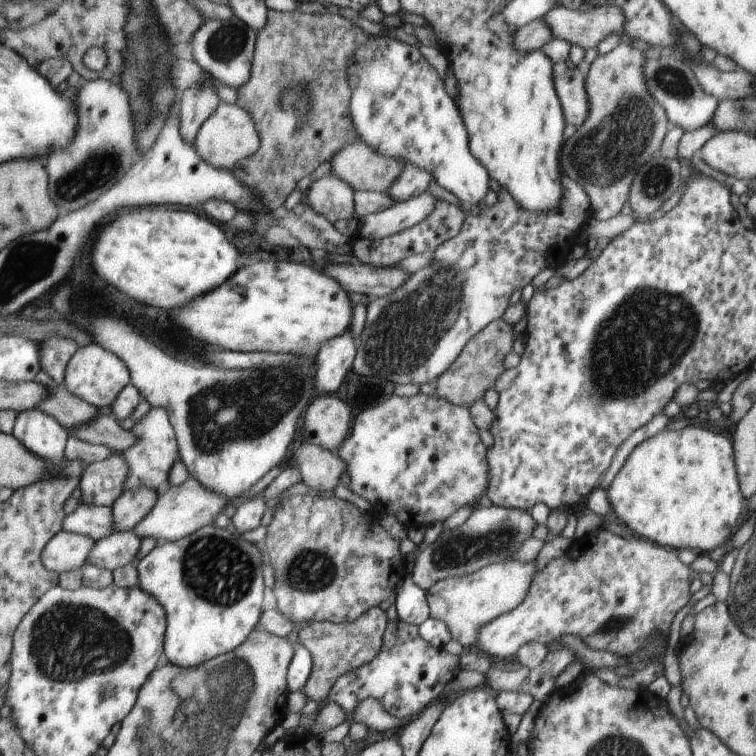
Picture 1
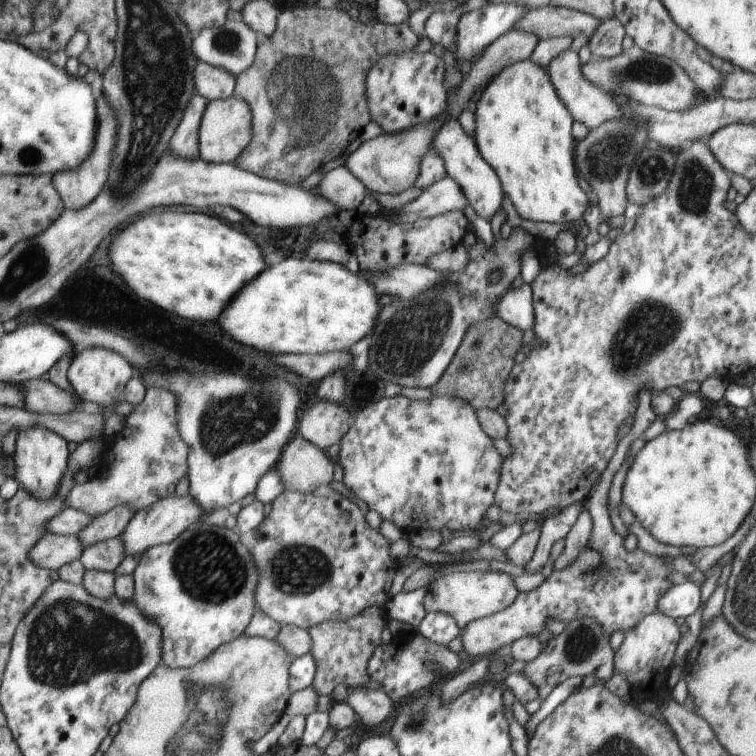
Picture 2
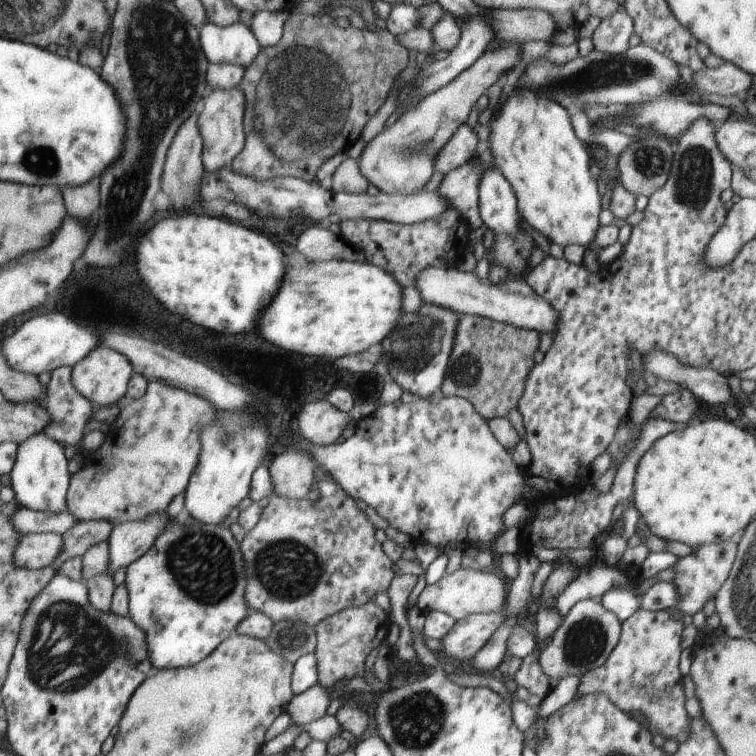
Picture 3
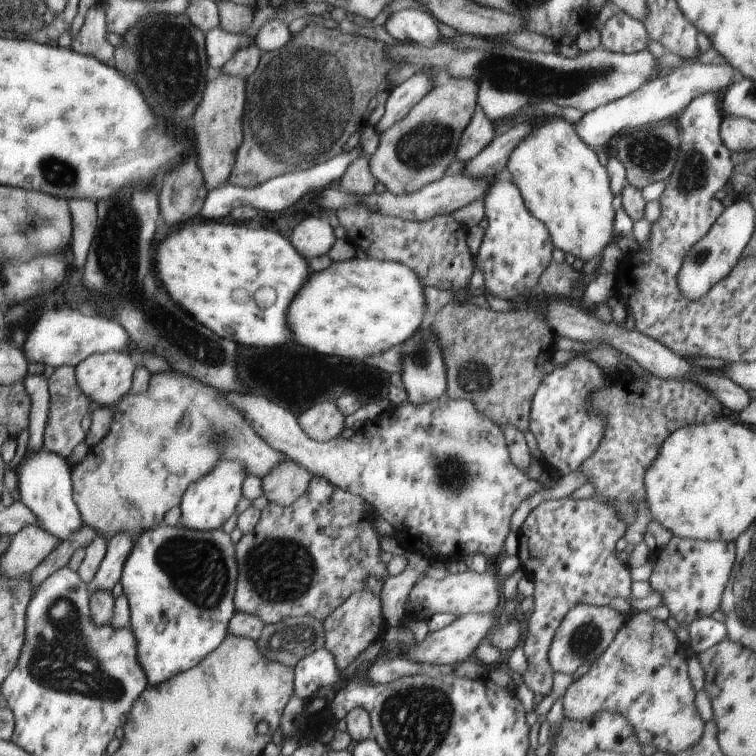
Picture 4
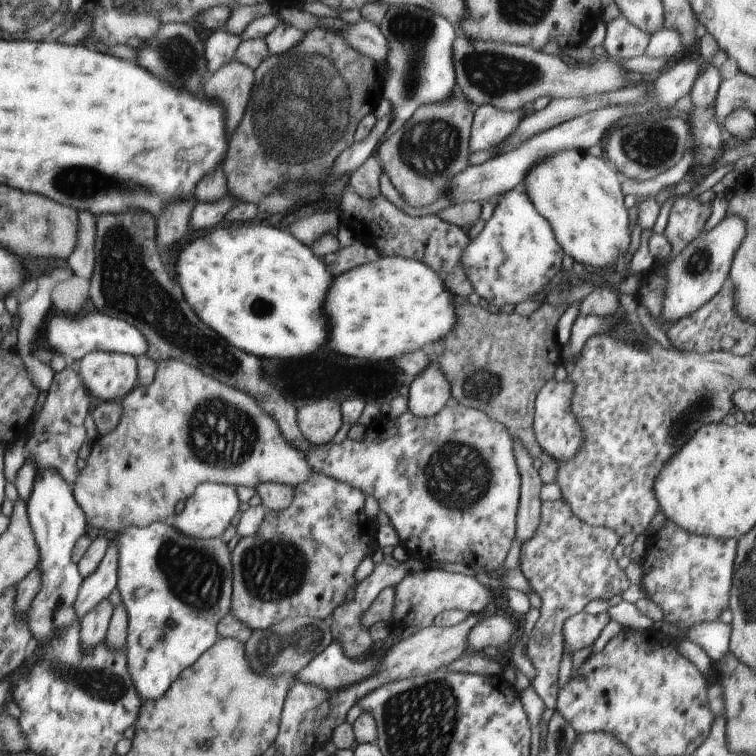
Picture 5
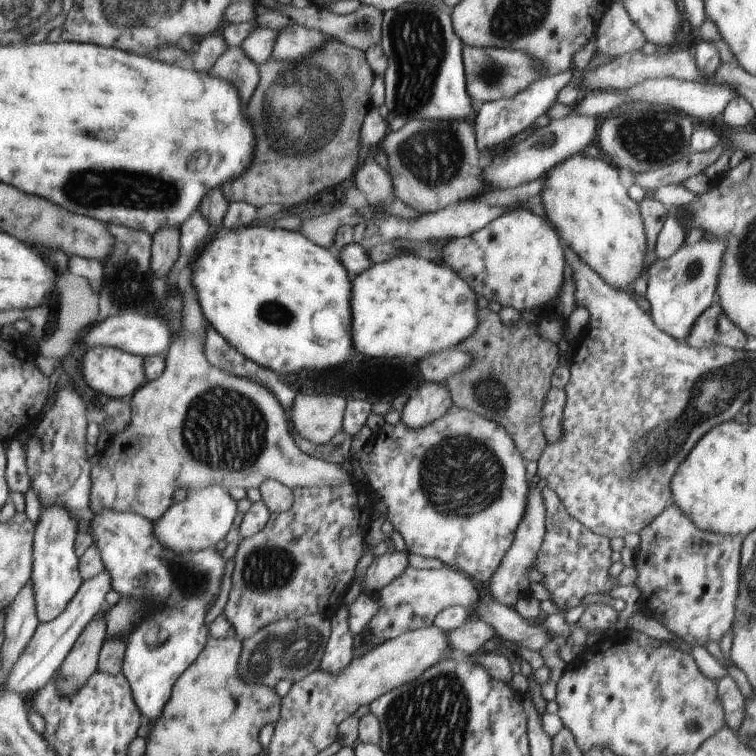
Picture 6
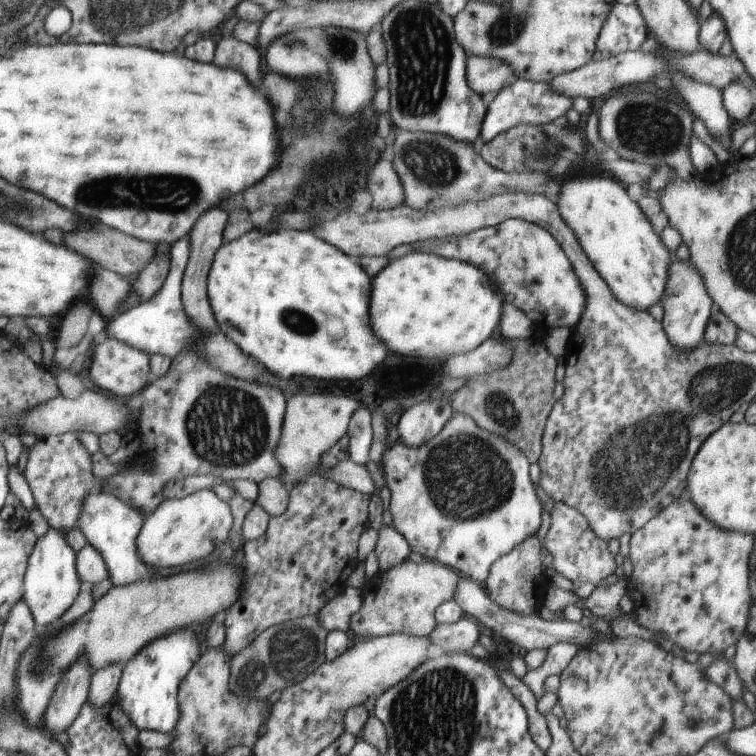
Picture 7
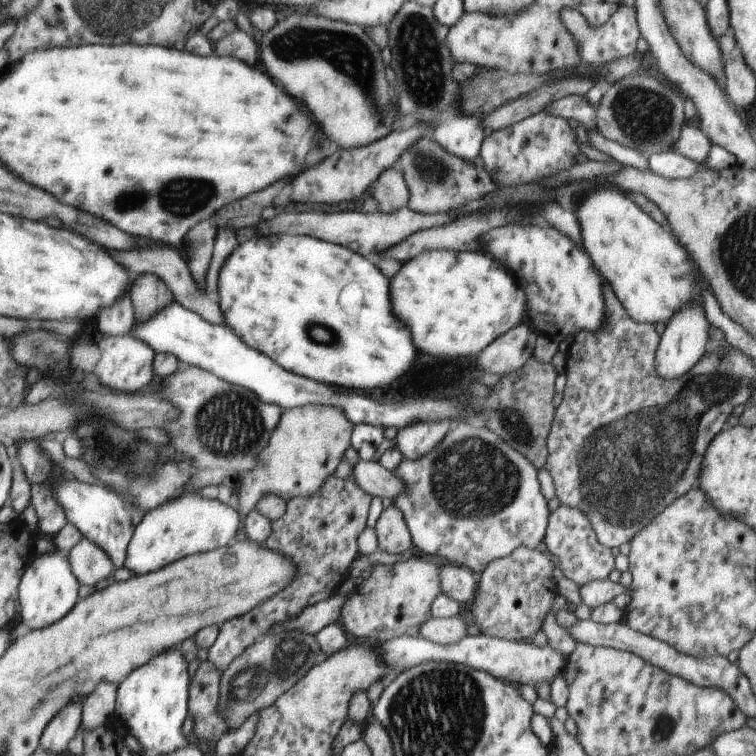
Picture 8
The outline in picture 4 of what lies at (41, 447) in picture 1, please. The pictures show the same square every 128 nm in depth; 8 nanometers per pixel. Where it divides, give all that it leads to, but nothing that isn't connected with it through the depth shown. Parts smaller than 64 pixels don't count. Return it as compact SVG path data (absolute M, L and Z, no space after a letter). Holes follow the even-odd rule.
M44 448L34 454L24 454L15 472L18 474L20 500L36 516L38 527L48 531L48 534L54 534L59 542L79 533L84 526L83 515L80 514L78 504L72 500L74 478L70 478L68 464L60 458L60 454Z

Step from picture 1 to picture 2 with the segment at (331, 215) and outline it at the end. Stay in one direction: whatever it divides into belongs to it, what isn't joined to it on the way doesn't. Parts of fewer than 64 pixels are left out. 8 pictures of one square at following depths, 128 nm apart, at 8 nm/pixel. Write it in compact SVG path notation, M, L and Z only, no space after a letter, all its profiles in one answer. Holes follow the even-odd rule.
M344 165L323 174L320 181L320 196L330 200L339 210L357 209L366 195L366 186Z

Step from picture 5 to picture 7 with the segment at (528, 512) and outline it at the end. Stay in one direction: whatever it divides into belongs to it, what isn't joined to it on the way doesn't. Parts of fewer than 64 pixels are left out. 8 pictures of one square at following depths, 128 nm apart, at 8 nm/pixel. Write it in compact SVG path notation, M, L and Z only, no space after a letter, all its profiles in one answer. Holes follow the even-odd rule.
M537 534L520 542L512 552L500 557L489 567L488 578L484 581L484 589L492 602L496 602L500 608L512 610L524 616L537 612L542 604L545 592L549 587L548 578L545 575L543 565L545 551Z

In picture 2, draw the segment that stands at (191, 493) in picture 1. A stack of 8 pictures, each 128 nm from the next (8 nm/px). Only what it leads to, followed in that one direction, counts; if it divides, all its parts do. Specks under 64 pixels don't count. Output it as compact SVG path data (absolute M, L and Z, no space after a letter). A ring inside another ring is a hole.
M172 494L171 497L164 497L162 500L156 501L150 508L136 511L120 538L124 540L124 546L127 547L127 555L136 556L136 554L143 554L153 546L168 544L176 540L183 530L204 516L206 516L204 510L198 506L198 502L192 500L190 494L184 496Z

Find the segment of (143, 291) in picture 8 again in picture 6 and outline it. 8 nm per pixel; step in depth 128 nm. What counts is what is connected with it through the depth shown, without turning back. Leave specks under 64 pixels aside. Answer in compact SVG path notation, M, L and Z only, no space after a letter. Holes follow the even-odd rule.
M168 226L152 236L150 270L156 278L162 278L180 258L180 227Z

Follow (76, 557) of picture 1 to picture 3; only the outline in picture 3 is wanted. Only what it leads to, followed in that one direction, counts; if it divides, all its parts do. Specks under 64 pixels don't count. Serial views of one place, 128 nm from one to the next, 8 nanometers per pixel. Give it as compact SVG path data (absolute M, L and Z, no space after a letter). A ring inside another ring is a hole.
M28 533L23 535L15 550L15 563L24 568L52 567L62 552L64 538L56 533Z

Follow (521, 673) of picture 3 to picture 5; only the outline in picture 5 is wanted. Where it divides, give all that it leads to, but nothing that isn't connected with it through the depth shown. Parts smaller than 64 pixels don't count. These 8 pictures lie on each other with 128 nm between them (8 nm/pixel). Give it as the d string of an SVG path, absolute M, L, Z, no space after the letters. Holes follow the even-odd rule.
M560 499L542 502L541 524L537 534L522 545L520 570L533 592L542 599L540 619L530 634L526 651L538 671L531 686L550 710L557 706L566 620L579 614L589 602L596 599L609 601L613 596L622 595L631 586L613 556L613 550L620 540L619 535L604 526L592 527L581 522L568 504Z

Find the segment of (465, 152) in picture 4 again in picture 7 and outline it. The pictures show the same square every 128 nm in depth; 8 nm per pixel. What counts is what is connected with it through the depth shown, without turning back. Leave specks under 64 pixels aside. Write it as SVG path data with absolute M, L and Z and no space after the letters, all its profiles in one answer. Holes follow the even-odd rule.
M515 78L506 88L502 89L486 108L486 114L480 128L479 144L490 142L502 132L525 124L538 126L553 122L556 118L564 116L572 108L572 99L558 94L550 88L550 82L534 82L528 79Z

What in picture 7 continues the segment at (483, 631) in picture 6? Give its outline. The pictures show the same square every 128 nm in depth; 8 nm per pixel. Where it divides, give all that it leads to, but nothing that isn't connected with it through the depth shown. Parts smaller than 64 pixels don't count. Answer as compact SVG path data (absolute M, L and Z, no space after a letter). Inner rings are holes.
M464 615L454 624L437 624L429 638L434 646L440 646L446 653L468 654L480 638L478 621Z

